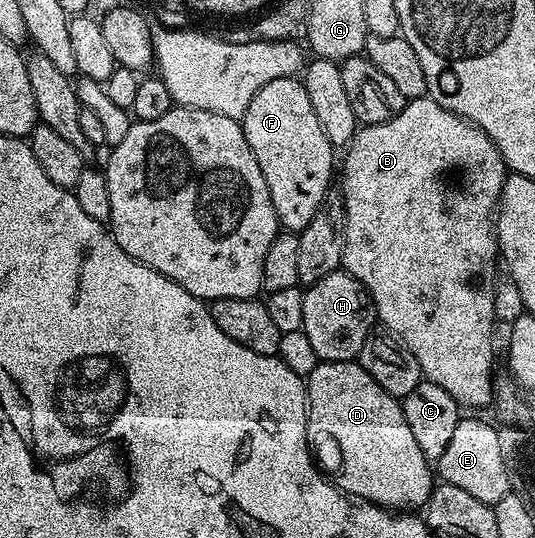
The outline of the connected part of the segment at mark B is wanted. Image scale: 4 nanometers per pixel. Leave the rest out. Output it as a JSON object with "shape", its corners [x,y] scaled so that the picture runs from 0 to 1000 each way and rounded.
{"shape":[[[793,178],[766,184],[755,195],[753,206],[720,230],[673,232],[656,255],[645,284],[649,288],[641,294],[637,359],[649,413],[641,418],[645,461],[639,500],[660,511],[686,537],[686,552],[693,556],[699,582],[707,597],[708,591],[716,597],[714,612],[744,628],[764,654],[772,654],[796,708],[832,721],[832,729],[839,729],[839,736],[847,736],[847,743],[858,749],[860,757],[916,757],[923,736],[921,686],[918,688],[918,604],[927,604],[929,599],[921,580],[921,535],[929,515],[929,500],[925,502],[929,452],[921,400],[933,381],[936,349],[951,322],[948,309],[940,303],[936,283],[929,283],[921,260],[914,260],[914,253],[907,253],[907,245],[893,242],[884,229],[824,201],[824,193],[817,193],[804,178]]]}

